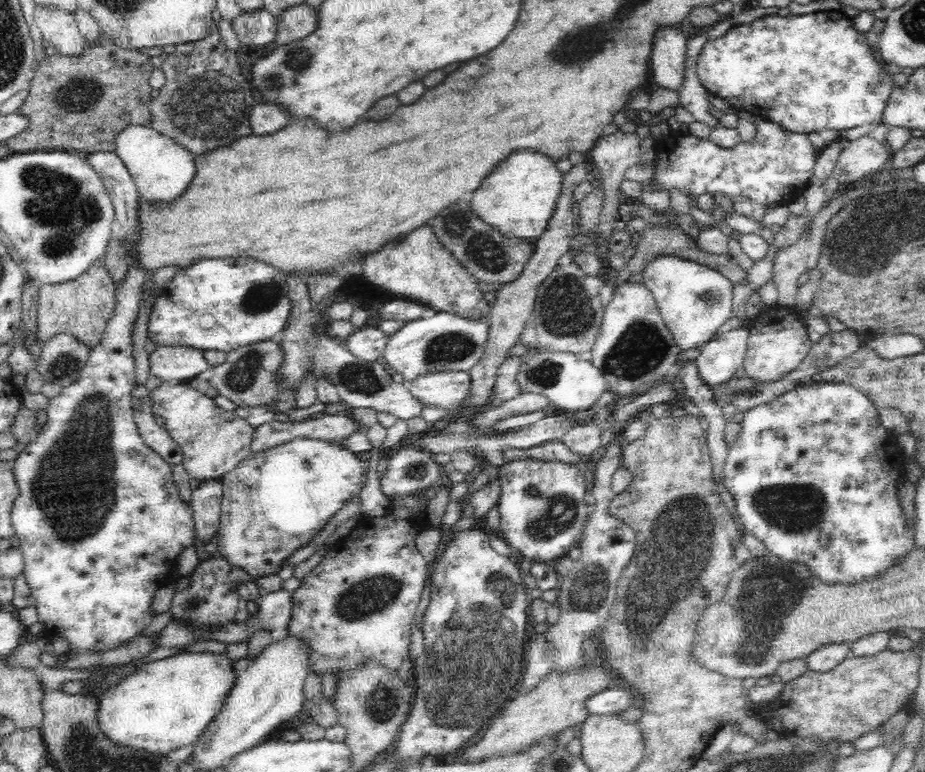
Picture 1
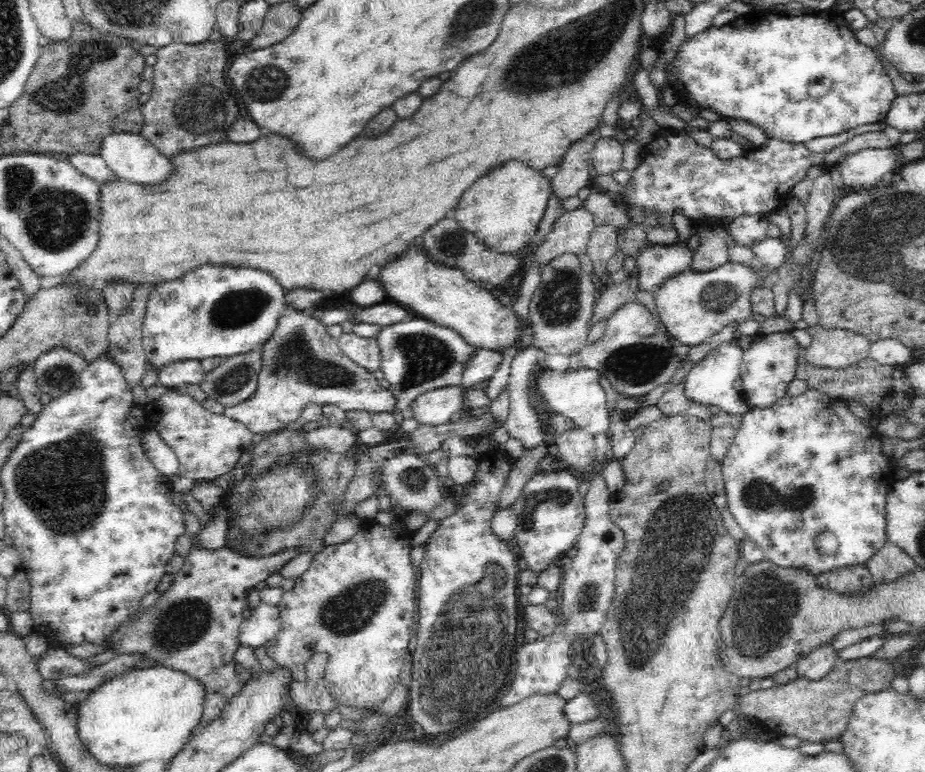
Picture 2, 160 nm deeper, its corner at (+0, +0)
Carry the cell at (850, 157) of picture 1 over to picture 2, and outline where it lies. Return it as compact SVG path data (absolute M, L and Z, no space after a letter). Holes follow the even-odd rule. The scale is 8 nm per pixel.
M894 146L886 149L866 148L842 159L836 168L845 186L856 191L868 190L876 184L879 186L884 175L899 169L898 155Z

